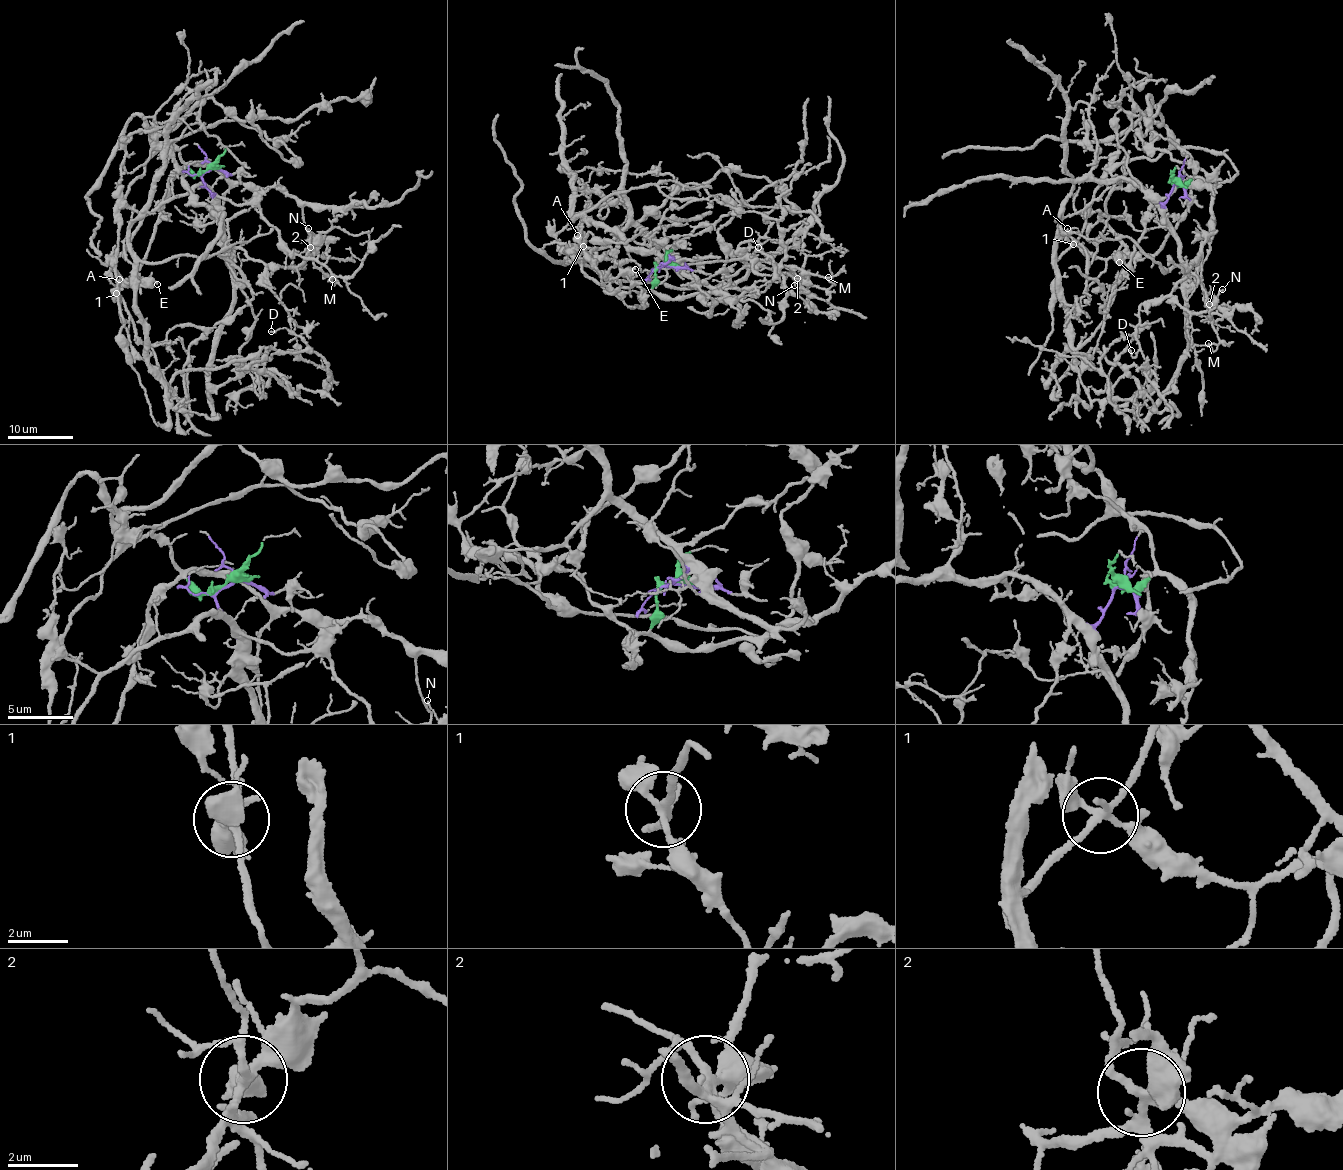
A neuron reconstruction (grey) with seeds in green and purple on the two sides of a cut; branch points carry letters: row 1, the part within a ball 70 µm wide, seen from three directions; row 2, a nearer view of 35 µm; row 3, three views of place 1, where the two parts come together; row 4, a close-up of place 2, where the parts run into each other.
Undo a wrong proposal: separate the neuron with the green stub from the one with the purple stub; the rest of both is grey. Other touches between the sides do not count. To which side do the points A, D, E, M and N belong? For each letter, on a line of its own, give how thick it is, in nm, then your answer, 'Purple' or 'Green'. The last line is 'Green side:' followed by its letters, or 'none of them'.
A: Thickness 120 nm. Green
D: Thickness 150 nm. Purple
E: Thickness 260 nm. Purple
M: Thickness 100 nm. Purple
N: Thickness 130 nm. Purple
Green side: A

